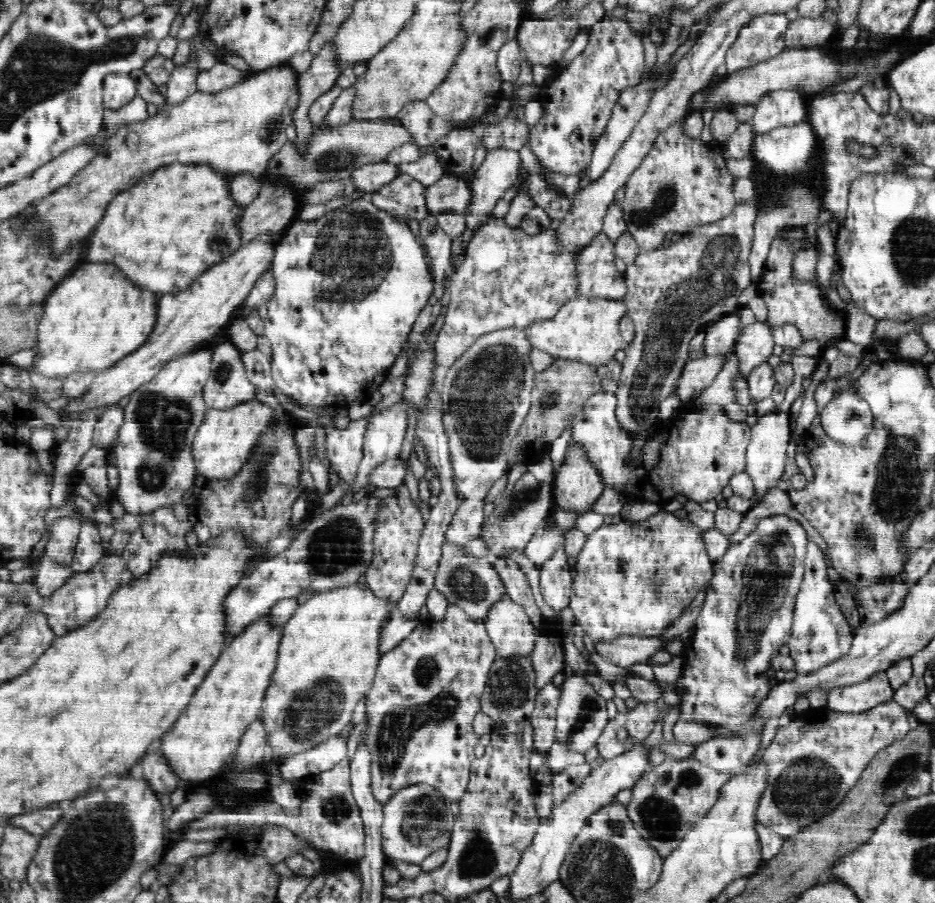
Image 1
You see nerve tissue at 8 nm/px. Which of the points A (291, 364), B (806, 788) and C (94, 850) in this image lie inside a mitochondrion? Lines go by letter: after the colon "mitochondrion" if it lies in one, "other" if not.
A: other
B: mitochondrion
C: mitochondrion

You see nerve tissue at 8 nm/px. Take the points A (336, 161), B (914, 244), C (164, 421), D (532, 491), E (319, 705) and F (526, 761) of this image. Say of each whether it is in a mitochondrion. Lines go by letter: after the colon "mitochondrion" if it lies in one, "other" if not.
A: mitochondrion
B: mitochondrion
C: mitochondrion
D: mitochondrion
E: mitochondrion
F: other

